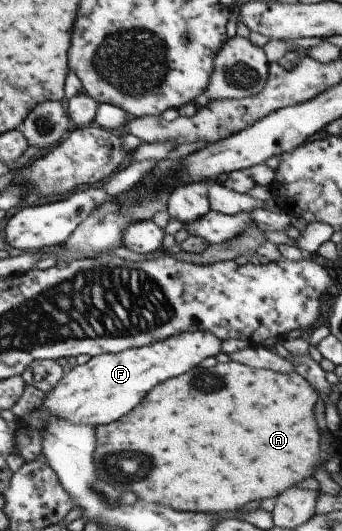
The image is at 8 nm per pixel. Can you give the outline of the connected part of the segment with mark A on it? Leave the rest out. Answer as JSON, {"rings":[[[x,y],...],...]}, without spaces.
{"rings":[[[229,362],[229,363],[220,363],[216,367],[210,367],[214,371],[208,371],[208,373],[214,373],[214,391],[208,387],[206,391],[198,391],[198,369],[191,369],[186,373],[178,377],[170,378],[164,383],[158,384],[145,398],[142,404],[140,404],[136,409],[133,409],[130,413],[127,413],[119,419],[118,421],[113,421],[112,423],[101,425],[96,428],[96,451],[94,453],[94,461],[96,461],[96,469],[98,469],[98,477],[102,477],[104,481],[108,481],[110,485],[114,485],[116,489],[119,489],[121,492],[132,491],[138,499],[146,501],[146,503],[158,503],[158,505],[166,505],[166,507],[171,507],[176,511],[181,512],[204,512],[204,513],[225,513],[232,512],[242,509],[244,505],[252,503],[252,501],[262,501],[262,499],[272,499],[272,497],[277,497],[281,493],[286,492],[288,489],[293,488],[294,485],[300,485],[302,481],[306,481],[308,477],[312,477],[320,467],[322,467],[322,431],[318,427],[318,419],[316,419],[316,405],[320,401],[320,393],[308,383],[308,379],[304,379],[302,375],[298,372],[296,373],[278,373],[277,371],[272,371],[271,369],[256,369],[255,367],[250,367],[249,365],[240,363],[240,362]]]}

